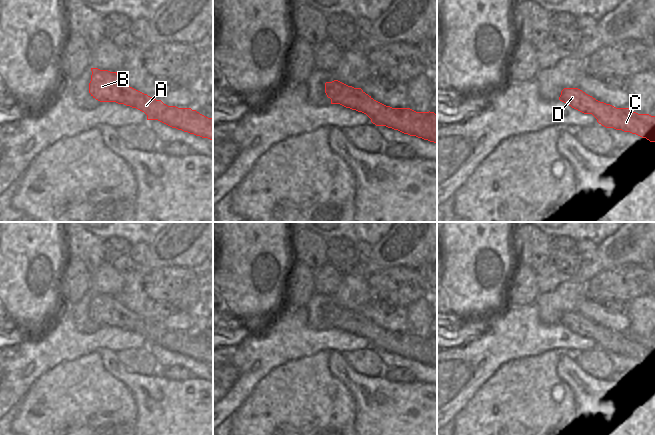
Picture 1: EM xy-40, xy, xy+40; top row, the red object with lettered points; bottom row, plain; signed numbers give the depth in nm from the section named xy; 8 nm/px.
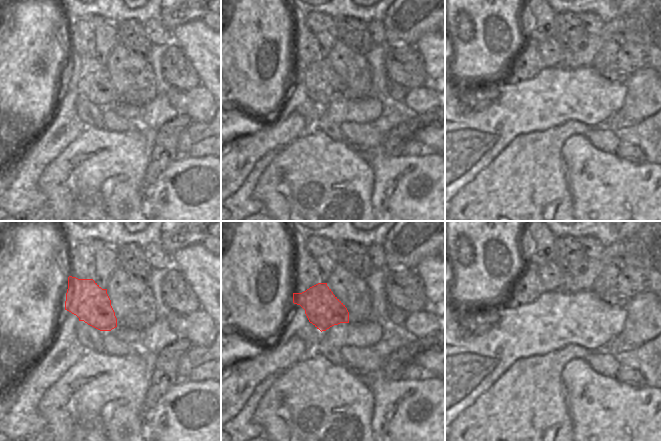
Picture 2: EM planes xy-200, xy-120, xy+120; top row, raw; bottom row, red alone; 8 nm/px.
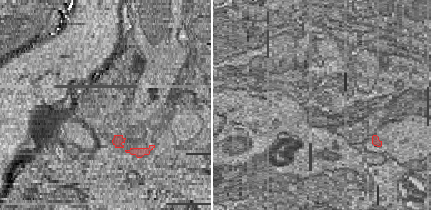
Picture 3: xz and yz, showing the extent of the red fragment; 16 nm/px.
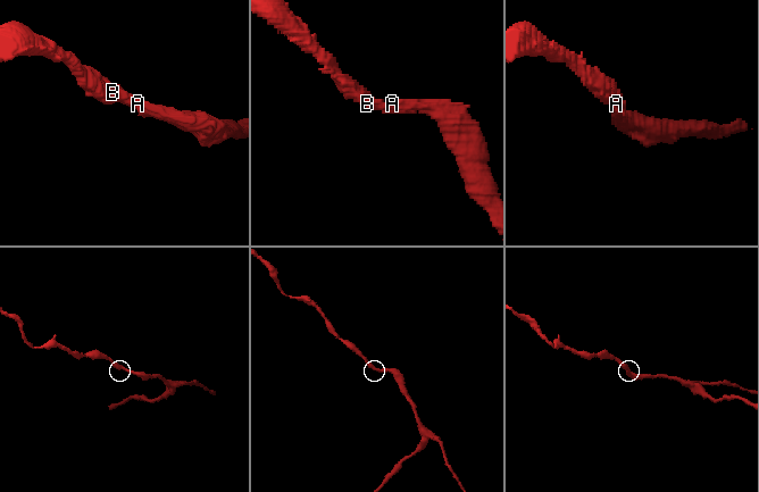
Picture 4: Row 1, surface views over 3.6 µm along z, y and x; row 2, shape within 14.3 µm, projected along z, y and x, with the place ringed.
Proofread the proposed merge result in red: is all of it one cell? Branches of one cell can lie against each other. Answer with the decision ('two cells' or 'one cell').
one cell

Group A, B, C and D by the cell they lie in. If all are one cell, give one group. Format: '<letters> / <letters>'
A B C D

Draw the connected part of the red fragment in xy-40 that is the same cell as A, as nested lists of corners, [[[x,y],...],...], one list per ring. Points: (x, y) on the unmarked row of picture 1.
[[[91,292],[92,299],[89,307],[89,317],[93,322],[100,326],[116,326],[132,332],[136,332],[147,339],[147,344],[158,344],[172,352],[213,364],[213,343],[208,342],[191,332],[178,332],[168,330],[161,324],[156,324],[128,310],[118,299],[117,296]]]

